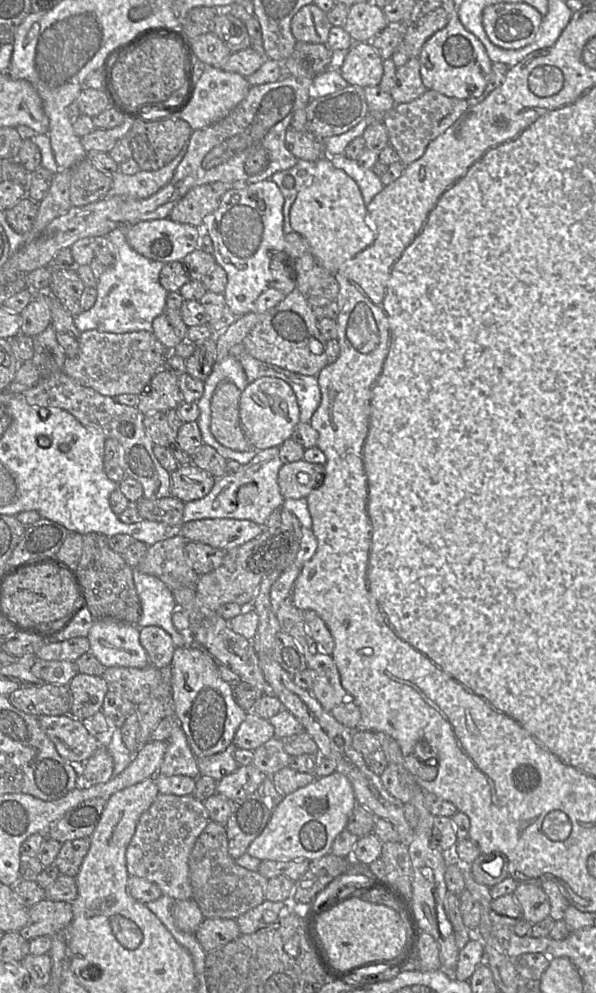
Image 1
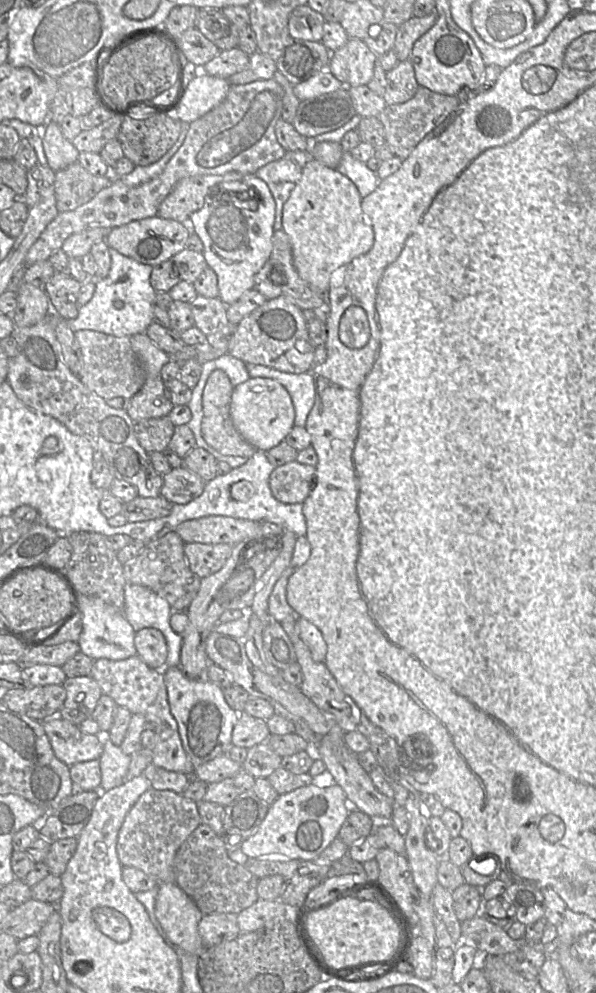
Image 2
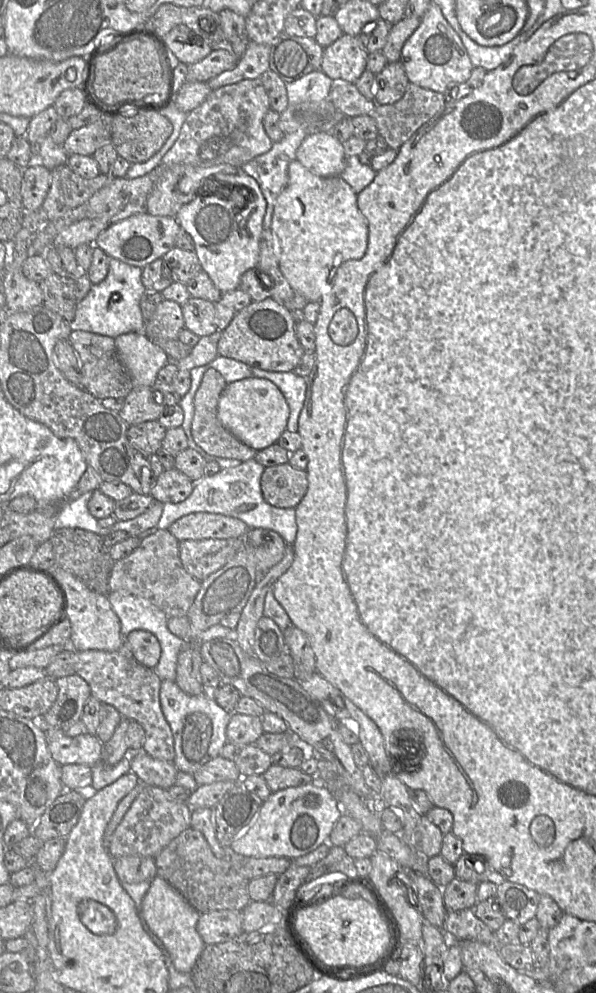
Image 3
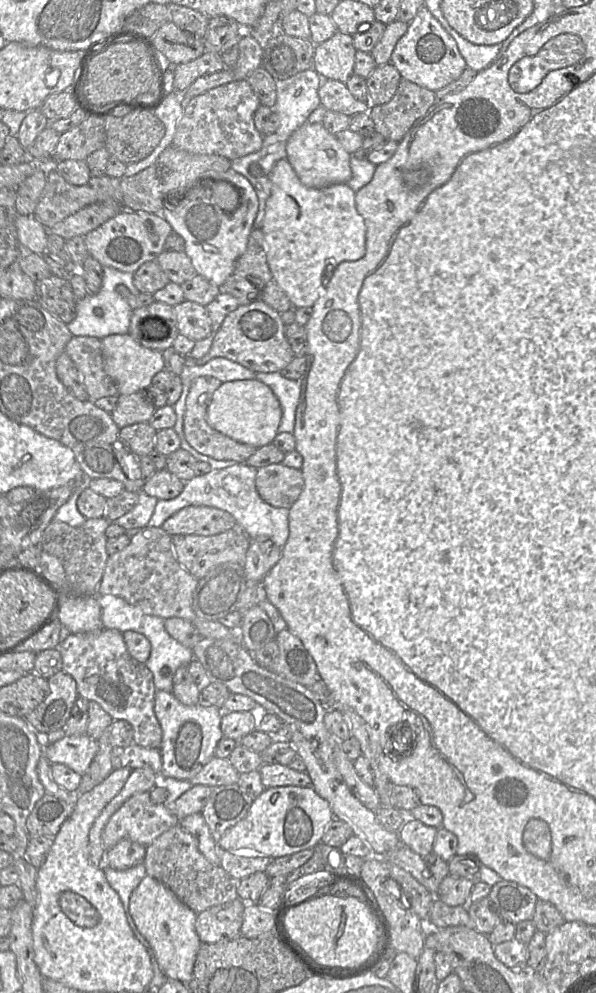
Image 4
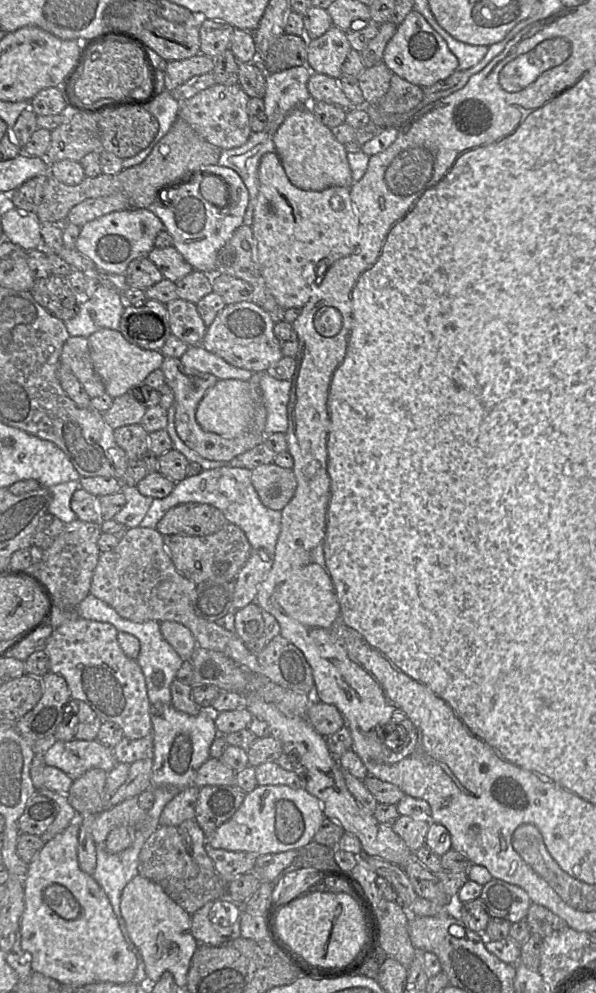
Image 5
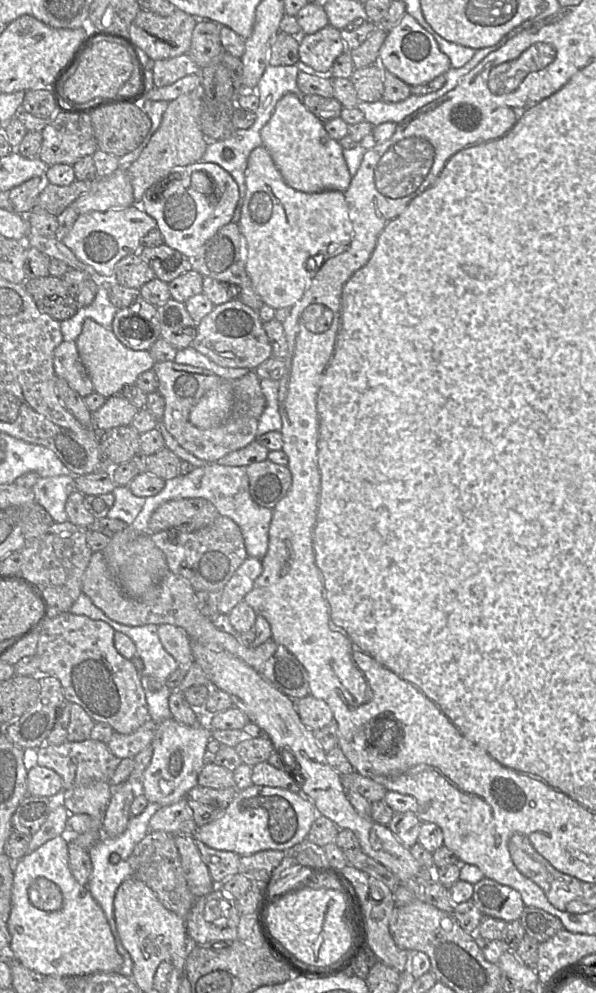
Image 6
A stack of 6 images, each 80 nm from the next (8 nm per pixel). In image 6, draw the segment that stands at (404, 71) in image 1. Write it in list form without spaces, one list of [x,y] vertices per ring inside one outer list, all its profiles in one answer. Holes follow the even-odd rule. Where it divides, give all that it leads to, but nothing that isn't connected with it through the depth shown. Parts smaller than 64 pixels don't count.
[[[379,63],[355,69],[349,79],[356,90],[359,101],[376,102],[382,99],[383,67]]]

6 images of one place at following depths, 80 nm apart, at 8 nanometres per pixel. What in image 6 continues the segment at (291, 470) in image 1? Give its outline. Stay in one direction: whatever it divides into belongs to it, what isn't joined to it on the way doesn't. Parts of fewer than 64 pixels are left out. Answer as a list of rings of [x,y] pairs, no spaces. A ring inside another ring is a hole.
[[[269,460],[245,467],[252,499],[260,506],[273,509],[287,494],[292,475],[287,466]]]

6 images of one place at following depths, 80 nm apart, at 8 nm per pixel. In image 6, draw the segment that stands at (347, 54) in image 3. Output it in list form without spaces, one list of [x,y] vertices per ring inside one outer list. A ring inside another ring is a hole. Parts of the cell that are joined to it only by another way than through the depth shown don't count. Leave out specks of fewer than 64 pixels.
[[[331,25],[310,35],[299,36],[299,65],[319,75],[329,75],[334,61],[347,47],[340,31]]]

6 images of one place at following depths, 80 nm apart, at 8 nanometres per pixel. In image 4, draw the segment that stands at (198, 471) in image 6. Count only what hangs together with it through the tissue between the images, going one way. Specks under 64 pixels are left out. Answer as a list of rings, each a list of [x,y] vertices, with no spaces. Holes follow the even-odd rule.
[[[239,463],[197,475],[185,482],[183,491],[176,498],[157,501],[147,526],[161,527],[165,520],[186,506],[209,506],[231,514],[237,527],[250,539],[267,537],[277,546],[283,547],[289,535],[289,509],[270,506],[261,499],[256,489],[256,474],[257,468]]]

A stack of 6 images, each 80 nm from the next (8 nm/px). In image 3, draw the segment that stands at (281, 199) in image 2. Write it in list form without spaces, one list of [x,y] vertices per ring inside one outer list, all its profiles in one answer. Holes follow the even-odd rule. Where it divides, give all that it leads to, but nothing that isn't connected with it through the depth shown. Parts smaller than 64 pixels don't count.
[[[301,129],[285,133],[281,140],[273,142],[268,152],[251,159],[240,167],[258,182],[267,202],[263,229],[271,227],[276,199],[288,183],[289,164],[296,160],[296,151],[306,136],[306,132]]]

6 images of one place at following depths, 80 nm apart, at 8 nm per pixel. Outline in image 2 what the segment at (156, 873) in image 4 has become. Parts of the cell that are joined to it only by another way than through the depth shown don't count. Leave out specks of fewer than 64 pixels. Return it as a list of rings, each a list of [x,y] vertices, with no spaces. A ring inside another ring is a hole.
[[[201,824],[182,843],[174,857],[173,867],[175,883],[194,901],[203,915],[238,914],[259,899],[259,878],[228,857],[223,838],[208,825]]]

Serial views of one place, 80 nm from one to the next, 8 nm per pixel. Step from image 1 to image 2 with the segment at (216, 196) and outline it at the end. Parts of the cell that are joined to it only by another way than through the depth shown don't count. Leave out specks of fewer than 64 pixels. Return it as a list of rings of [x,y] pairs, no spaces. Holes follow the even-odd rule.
[[[231,171],[224,175],[197,175],[181,179],[162,201],[156,216],[178,222],[189,222],[190,216],[201,209],[211,191],[224,181],[239,181],[243,174]]]

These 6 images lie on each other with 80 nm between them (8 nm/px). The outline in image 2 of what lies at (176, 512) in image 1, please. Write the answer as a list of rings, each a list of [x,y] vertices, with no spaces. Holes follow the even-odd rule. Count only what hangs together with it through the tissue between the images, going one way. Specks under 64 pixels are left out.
[[[138,495],[133,500],[123,503],[121,513],[127,518],[128,522],[141,522],[167,517],[172,506],[173,503],[161,496],[153,498]]]

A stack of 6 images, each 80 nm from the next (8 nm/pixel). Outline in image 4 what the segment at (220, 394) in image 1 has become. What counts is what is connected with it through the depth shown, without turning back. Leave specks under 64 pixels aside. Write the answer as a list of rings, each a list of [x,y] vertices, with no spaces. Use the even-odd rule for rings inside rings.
[[[200,376],[191,382],[186,398],[186,410],[183,419],[183,430],[187,442],[199,453],[215,460],[231,460],[237,463],[245,463],[255,453],[256,448],[233,440],[209,426],[206,415],[214,392],[222,382],[212,376]]]

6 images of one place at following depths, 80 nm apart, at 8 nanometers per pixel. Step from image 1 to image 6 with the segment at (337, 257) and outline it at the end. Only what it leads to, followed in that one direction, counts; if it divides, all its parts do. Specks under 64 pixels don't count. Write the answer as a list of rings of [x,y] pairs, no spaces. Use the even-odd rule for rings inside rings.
[[[264,146],[253,149],[245,170],[246,193],[243,198],[239,229],[246,239],[245,269],[254,291],[273,309],[292,307],[304,295],[310,281],[326,260],[344,251],[353,236],[349,207],[344,192],[327,190],[307,193],[290,187]]]

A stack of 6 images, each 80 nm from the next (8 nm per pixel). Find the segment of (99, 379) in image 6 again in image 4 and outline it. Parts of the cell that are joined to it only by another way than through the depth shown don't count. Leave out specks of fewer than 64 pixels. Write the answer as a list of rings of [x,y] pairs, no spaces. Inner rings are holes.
[[[128,333],[112,334],[101,339],[104,369],[117,386],[119,395],[137,393],[151,386],[155,374],[165,368],[163,351],[146,348]]]

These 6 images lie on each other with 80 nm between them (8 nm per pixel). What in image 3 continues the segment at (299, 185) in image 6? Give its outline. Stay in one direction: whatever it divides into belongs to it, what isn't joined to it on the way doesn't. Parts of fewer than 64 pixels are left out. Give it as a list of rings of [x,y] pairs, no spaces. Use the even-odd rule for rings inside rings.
[[[329,132],[307,135],[296,151],[296,160],[320,177],[340,176],[346,157],[342,143]]]

